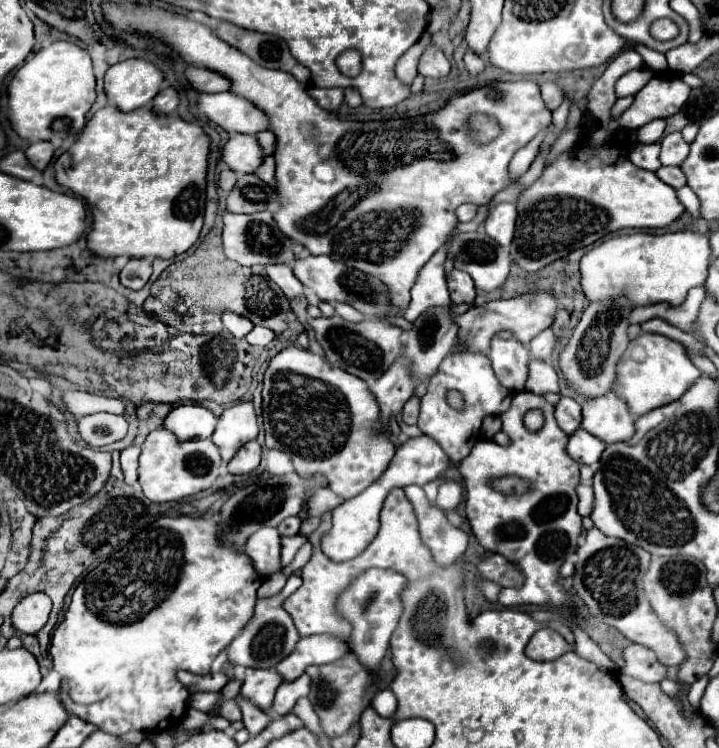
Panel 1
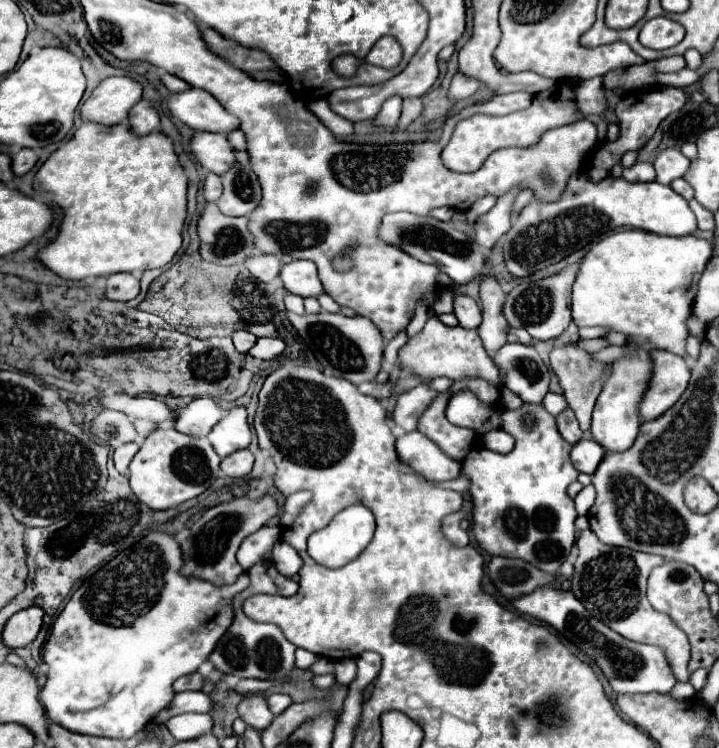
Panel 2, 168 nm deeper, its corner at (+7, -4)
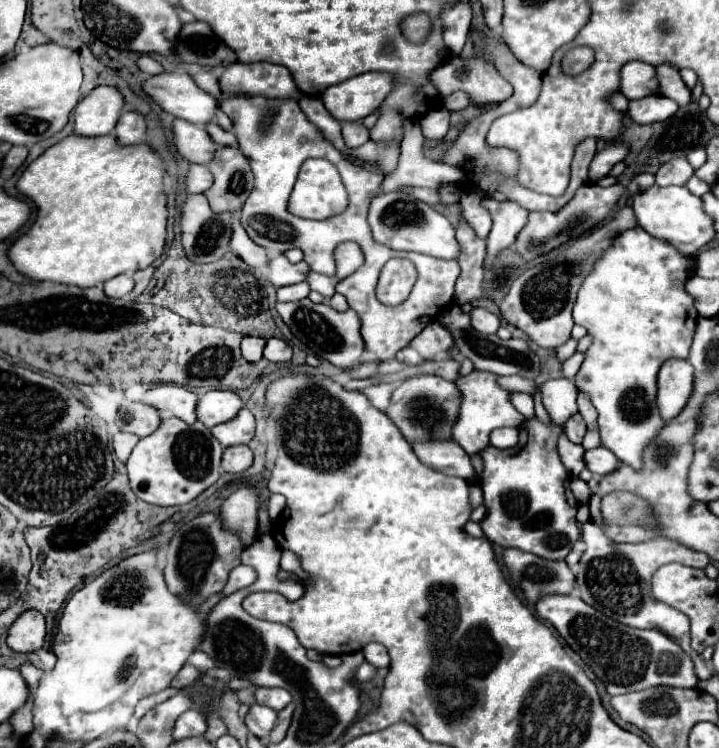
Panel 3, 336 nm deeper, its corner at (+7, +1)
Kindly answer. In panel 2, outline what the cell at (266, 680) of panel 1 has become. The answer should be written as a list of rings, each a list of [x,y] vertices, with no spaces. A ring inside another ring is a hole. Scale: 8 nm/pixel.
[[[247,695],[241,705],[239,705],[239,717],[253,729],[263,731],[271,725],[273,721],[273,713],[267,707],[267,701],[259,695]]]

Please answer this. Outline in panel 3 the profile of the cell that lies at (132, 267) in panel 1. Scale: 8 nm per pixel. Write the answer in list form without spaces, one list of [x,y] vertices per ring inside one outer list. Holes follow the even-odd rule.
[[[119,274],[119,276],[115,276],[103,284],[105,294],[109,298],[123,298],[133,290],[133,286],[135,286],[135,282],[133,282],[131,274]]]

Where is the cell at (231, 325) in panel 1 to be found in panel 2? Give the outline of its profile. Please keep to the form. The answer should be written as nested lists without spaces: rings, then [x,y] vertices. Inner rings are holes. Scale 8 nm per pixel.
[[[235,331],[233,333],[233,343],[239,353],[249,353],[249,349],[255,345],[255,341],[257,341],[257,337],[251,335],[249,331]]]

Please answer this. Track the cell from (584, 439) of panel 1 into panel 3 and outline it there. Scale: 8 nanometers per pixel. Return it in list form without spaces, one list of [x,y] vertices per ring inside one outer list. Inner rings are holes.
[[[605,446],[585,450],[585,466],[587,466],[593,474],[603,476],[603,474],[615,470],[617,464],[619,464],[619,460],[617,460],[615,454],[611,454],[611,450],[607,450]]]

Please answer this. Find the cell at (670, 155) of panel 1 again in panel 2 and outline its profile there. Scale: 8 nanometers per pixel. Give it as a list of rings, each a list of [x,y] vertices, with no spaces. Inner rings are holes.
[[[675,147],[661,151],[657,155],[655,163],[653,163],[653,167],[657,171],[657,183],[669,185],[671,181],[683,177],[687,173],[687,169],[689,169],[689,163],[691,161],[679,149],[675,149]]]

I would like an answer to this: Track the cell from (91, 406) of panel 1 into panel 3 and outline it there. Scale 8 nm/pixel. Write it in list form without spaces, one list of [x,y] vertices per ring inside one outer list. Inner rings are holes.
[[[159,384],[157,388],[147,390],[147,394],[141,398],[143,404],[153,406],[159,412],[171,412],[175,418],[193,424],[195,422],[195,406],[199,396],[189,392],[183,386],[173,384]]]

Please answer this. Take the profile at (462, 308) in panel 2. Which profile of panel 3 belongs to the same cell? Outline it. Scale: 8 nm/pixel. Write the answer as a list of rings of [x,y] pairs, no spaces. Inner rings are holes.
[[[473,308],[469,312],[469,318],[471,318],[471,326],[479,332],[495,334],[497,328],[499,328],[499,318],[495,314],[491,314],[489,310],[485,310],[485,308]]]

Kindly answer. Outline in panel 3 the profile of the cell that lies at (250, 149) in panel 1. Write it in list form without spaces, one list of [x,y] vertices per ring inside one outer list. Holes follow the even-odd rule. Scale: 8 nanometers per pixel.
[[[175,120],[173,132],[175,132],[175,146],[185,160],[193,164],[211,162],[211,158],[215,156],[217,144],[211,140],[211,136],[203,126],[197,126],[185,120]]]

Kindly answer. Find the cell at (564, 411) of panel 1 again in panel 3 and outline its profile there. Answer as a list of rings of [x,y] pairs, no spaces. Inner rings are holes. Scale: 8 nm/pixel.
[[[573,414],[567,422],[565,422],[565,434],[573,444],[581,444],[583,436],[585,436],[585,422],[581,418],[581,414]]]

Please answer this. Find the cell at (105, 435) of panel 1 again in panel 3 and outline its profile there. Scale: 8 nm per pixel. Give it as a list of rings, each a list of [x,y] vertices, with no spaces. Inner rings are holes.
[[[131,404],[131,412],[127,418],[127,432],[137,434],[139,438],[149,436],[161,422],[161,416],[155,408],[147,404]]]

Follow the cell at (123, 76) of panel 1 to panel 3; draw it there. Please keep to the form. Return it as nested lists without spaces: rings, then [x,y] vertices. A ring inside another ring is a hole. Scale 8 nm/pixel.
[[[97,86],[75,106],[75,134],[105,136],[111,134],[125,104],[115,86]]]

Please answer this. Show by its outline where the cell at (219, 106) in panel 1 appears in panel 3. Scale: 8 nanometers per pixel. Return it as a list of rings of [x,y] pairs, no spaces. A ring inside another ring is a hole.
[[[159,74],[143,82],[143,90],[169,114],[193,124],[209,124],[217,114],[217,100],[199,88],[189,74]]]

